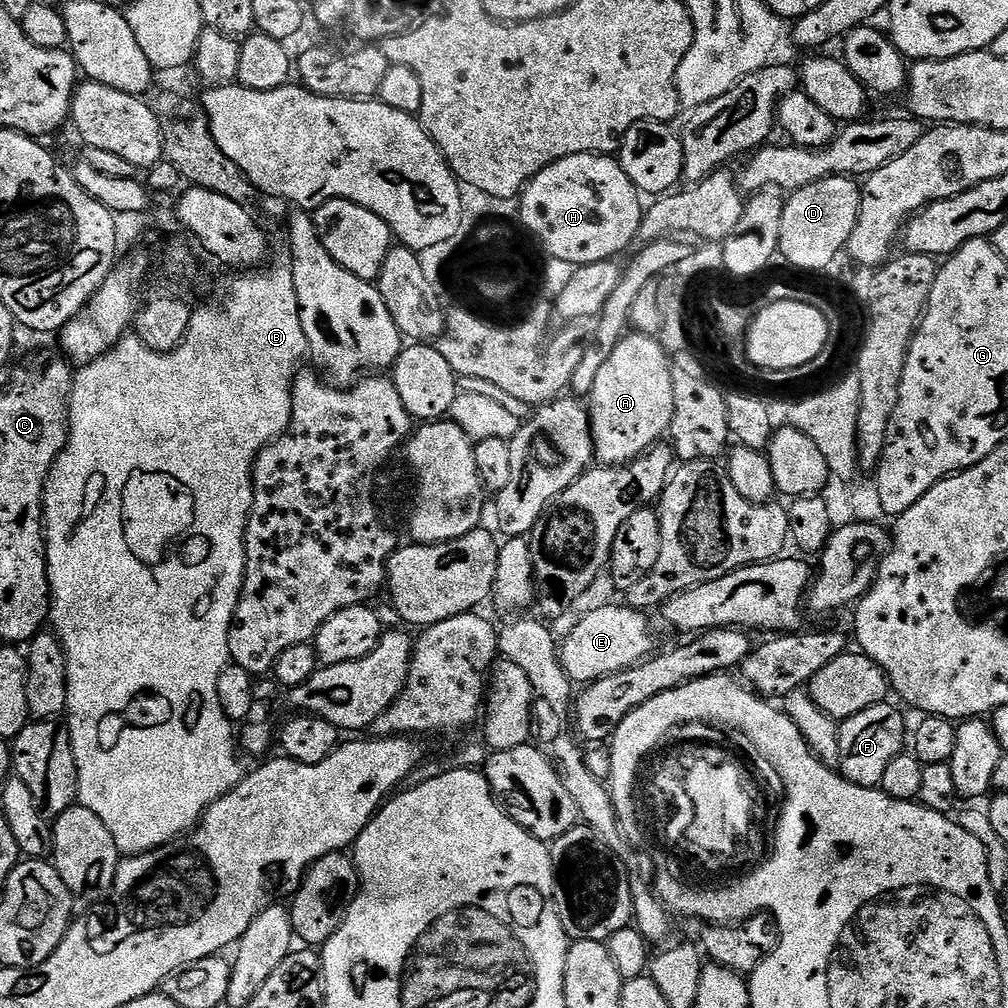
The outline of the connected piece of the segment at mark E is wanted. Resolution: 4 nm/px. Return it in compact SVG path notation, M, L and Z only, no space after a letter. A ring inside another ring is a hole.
M620 602L585 613L574 626L574 630L563 637L558 648L560 665L566 670L573 685L587 686L594 680L601 680L603 676L633 668L635 664L640 664L653 655L657 647L656 640L652 637L648 620L644 616L647 615L643 611L627 607Z

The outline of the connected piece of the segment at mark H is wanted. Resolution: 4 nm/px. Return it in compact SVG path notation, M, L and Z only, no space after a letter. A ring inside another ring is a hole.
M595 152L574 154L546 166L538 174L536 183L532 184L528 194L522 198L522 214L518 220L529 237L538 235L544 240L553 261L561 260L569 266L598 263L619 257L619 252L630 247L637 239L640 220L645 214L640 199L640 189L634 186L634 182L630 182L619 159Z

